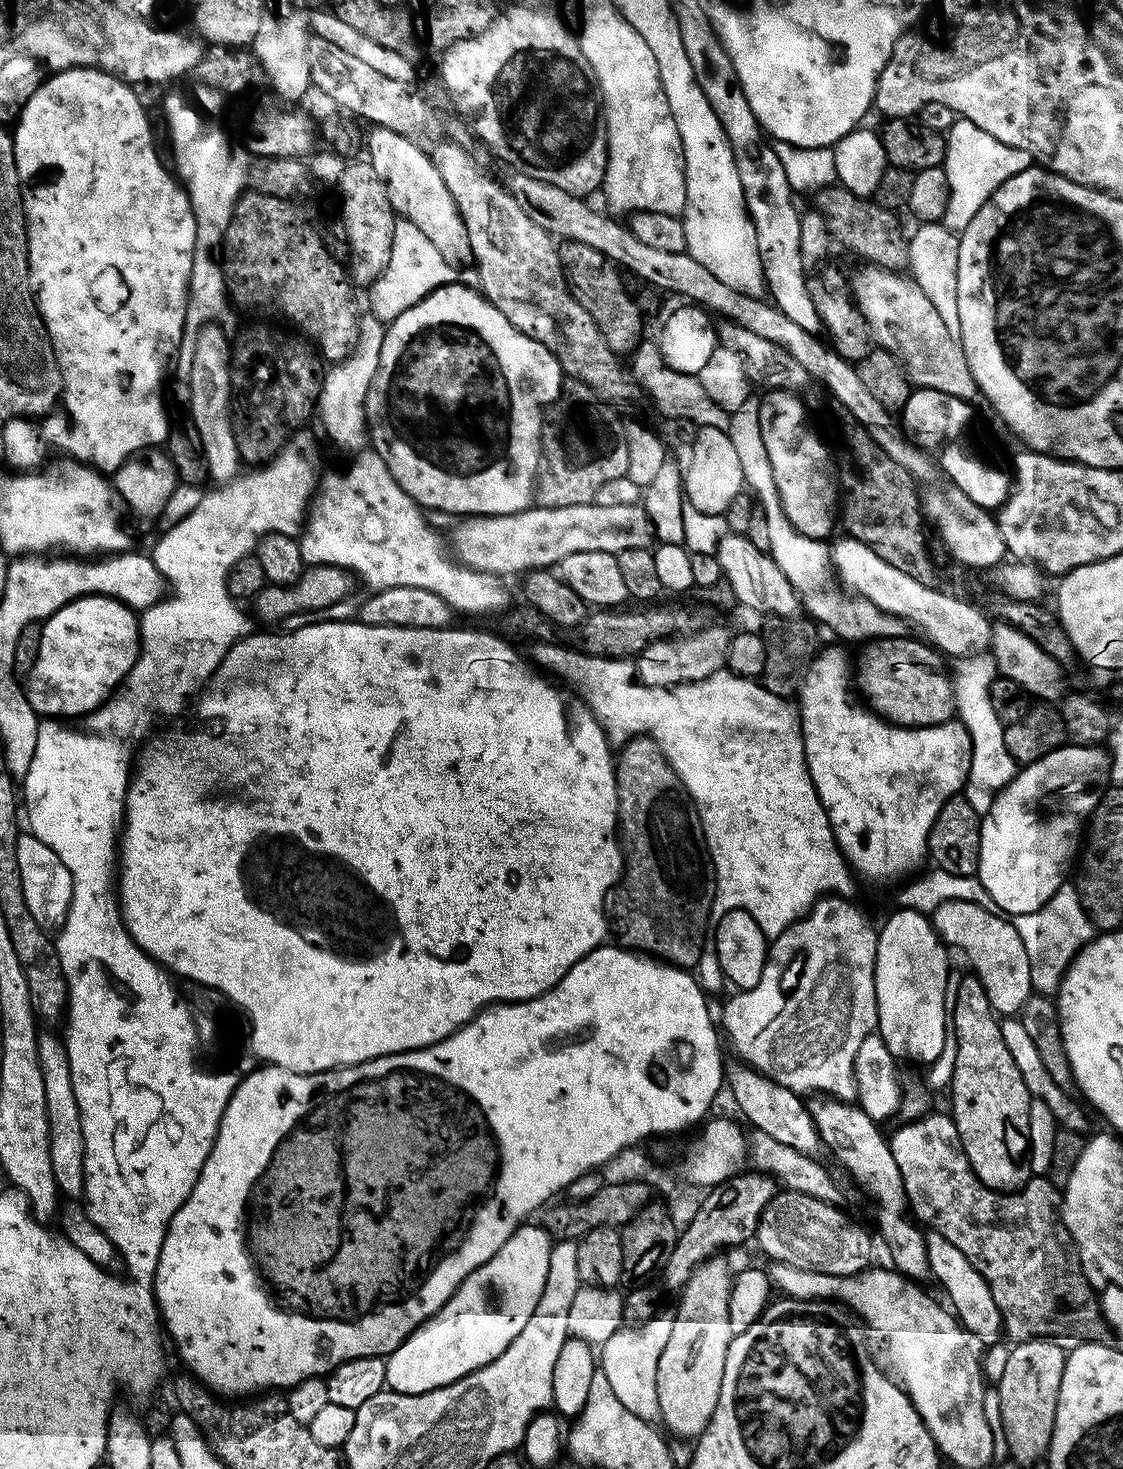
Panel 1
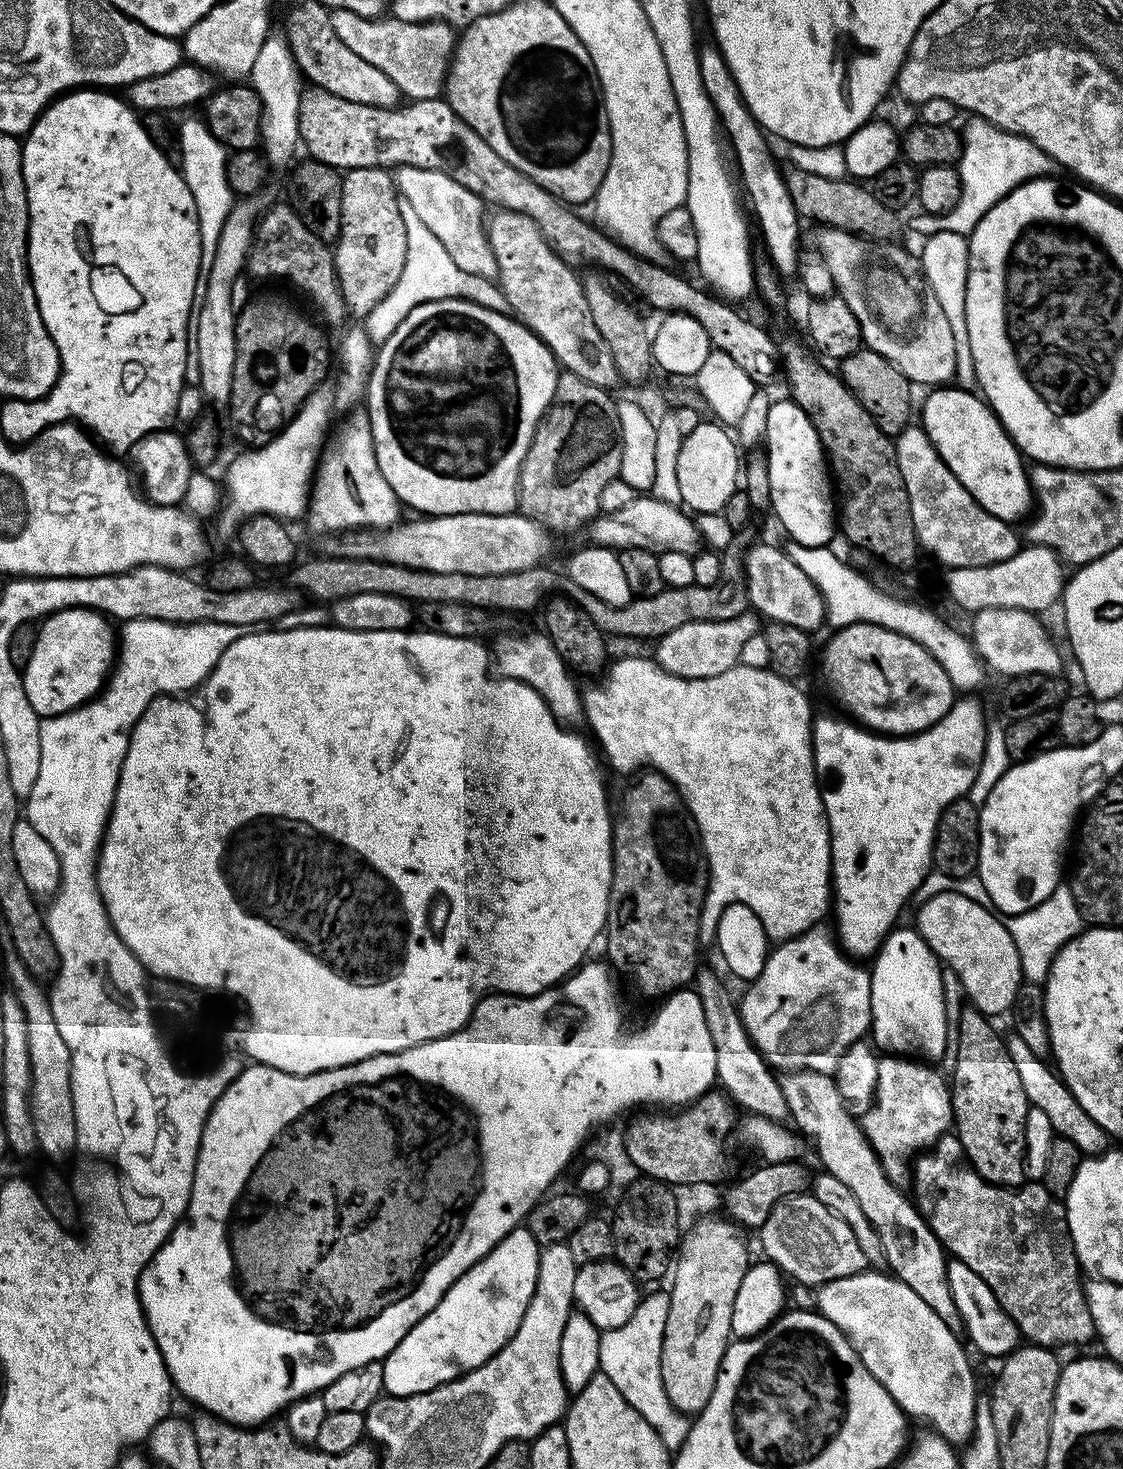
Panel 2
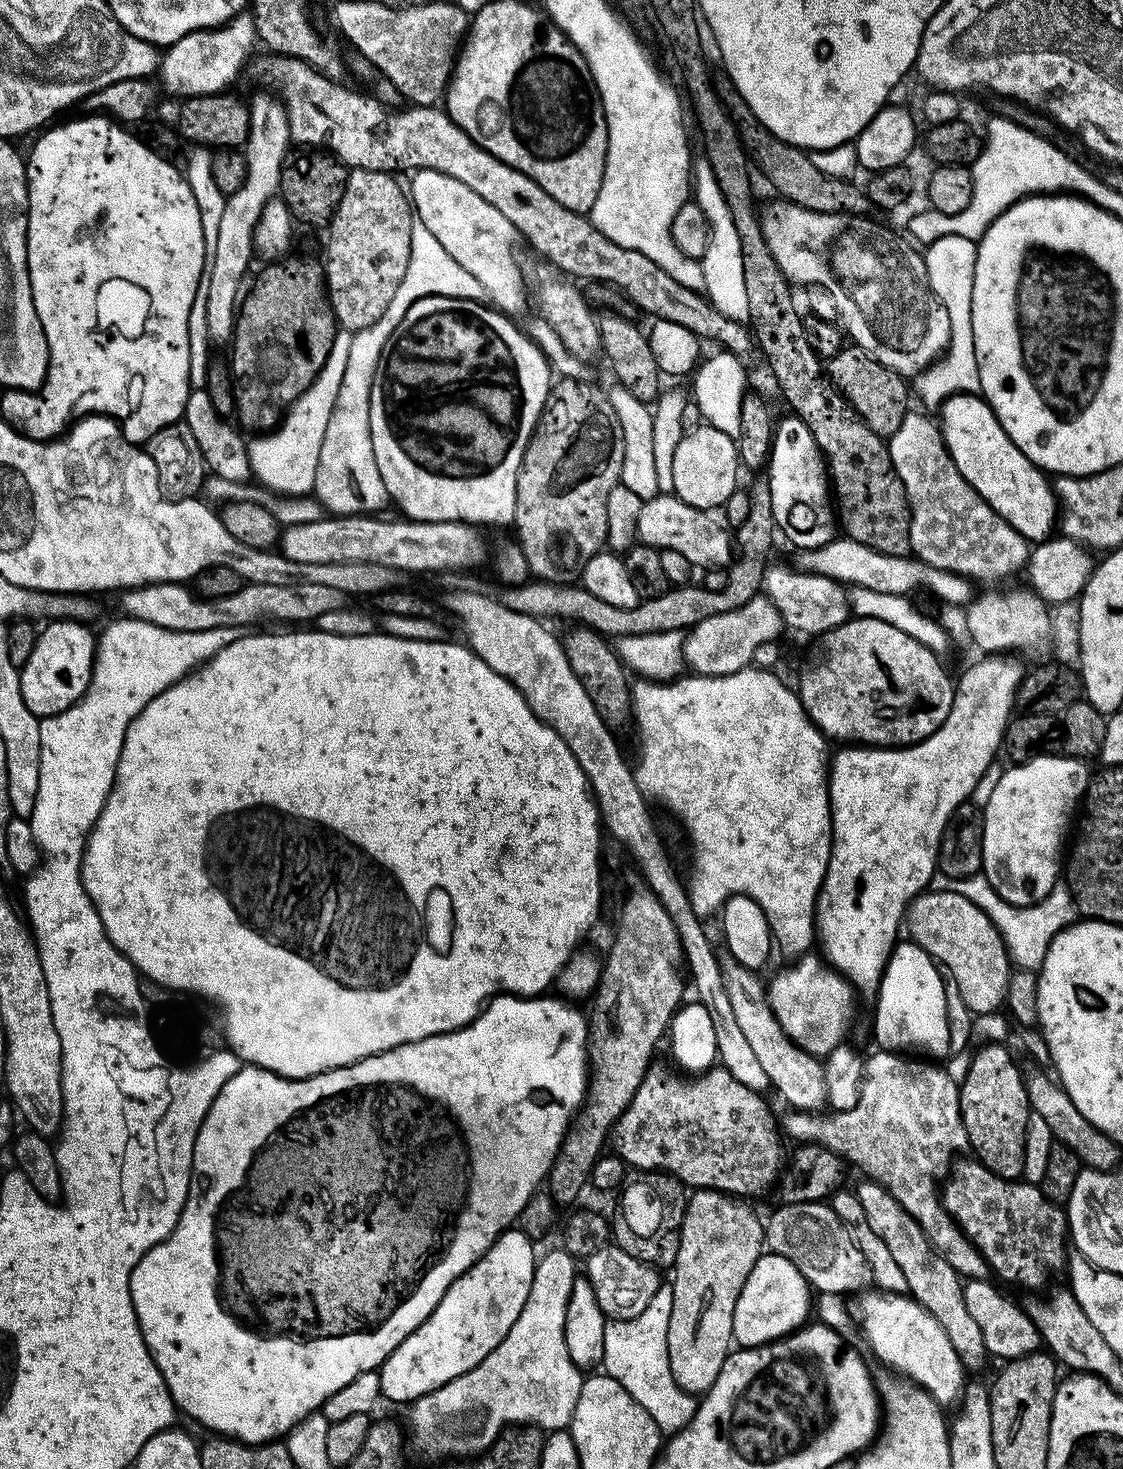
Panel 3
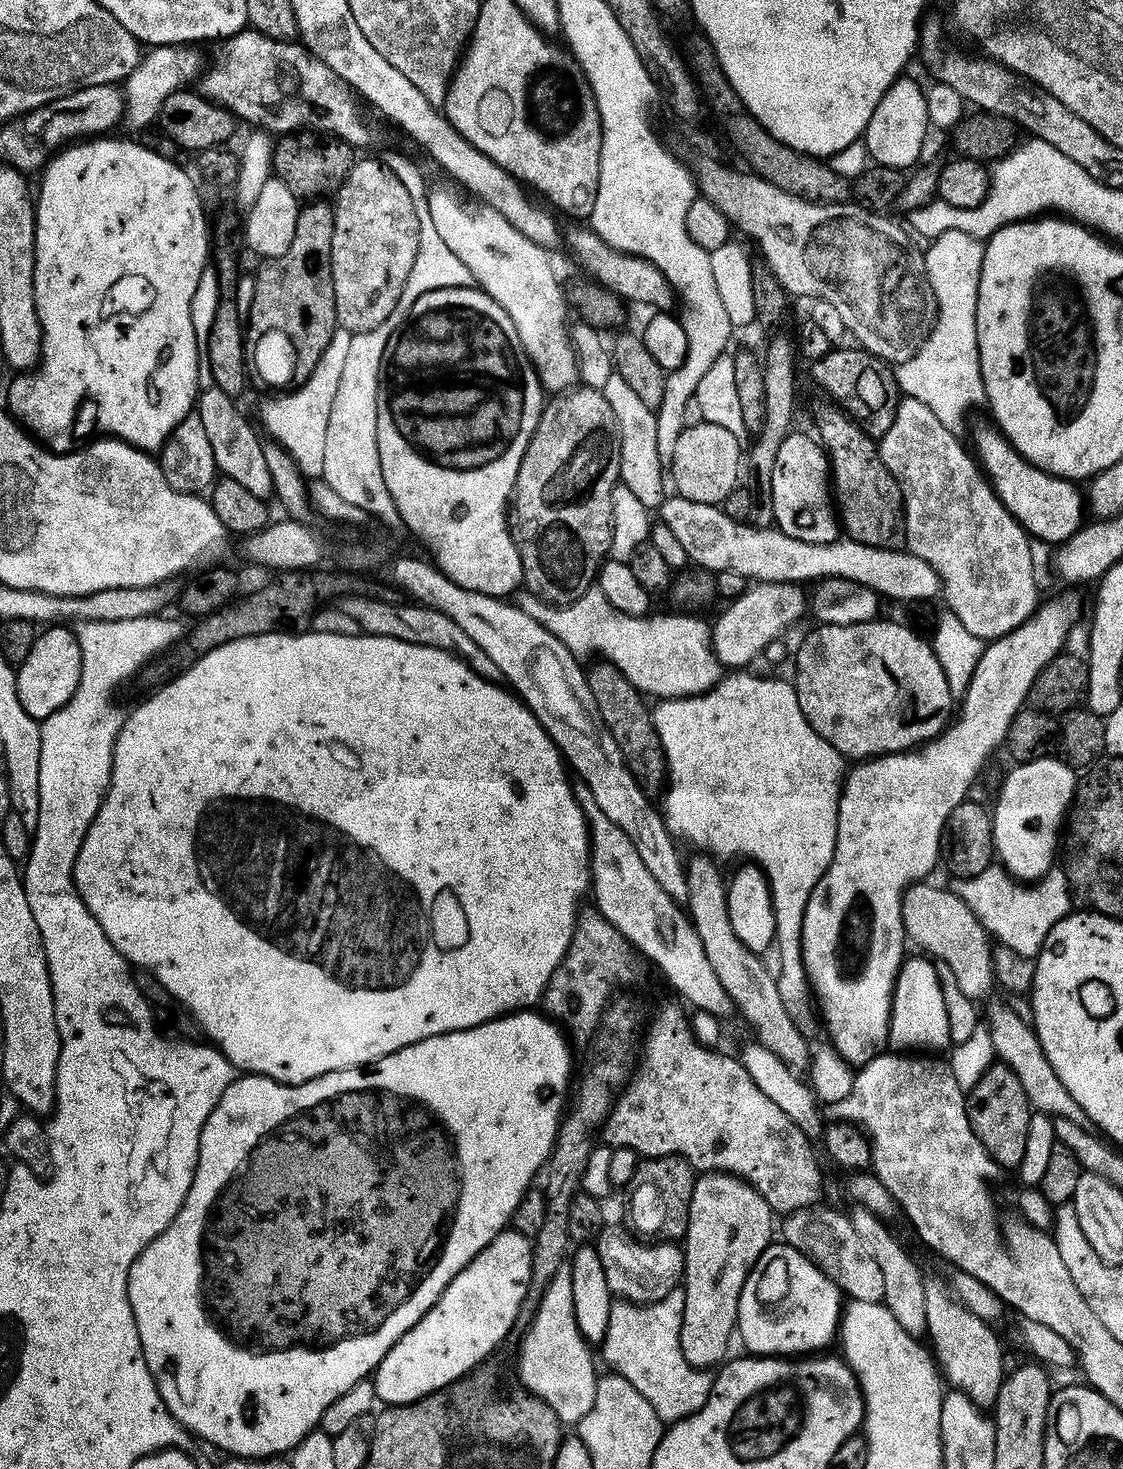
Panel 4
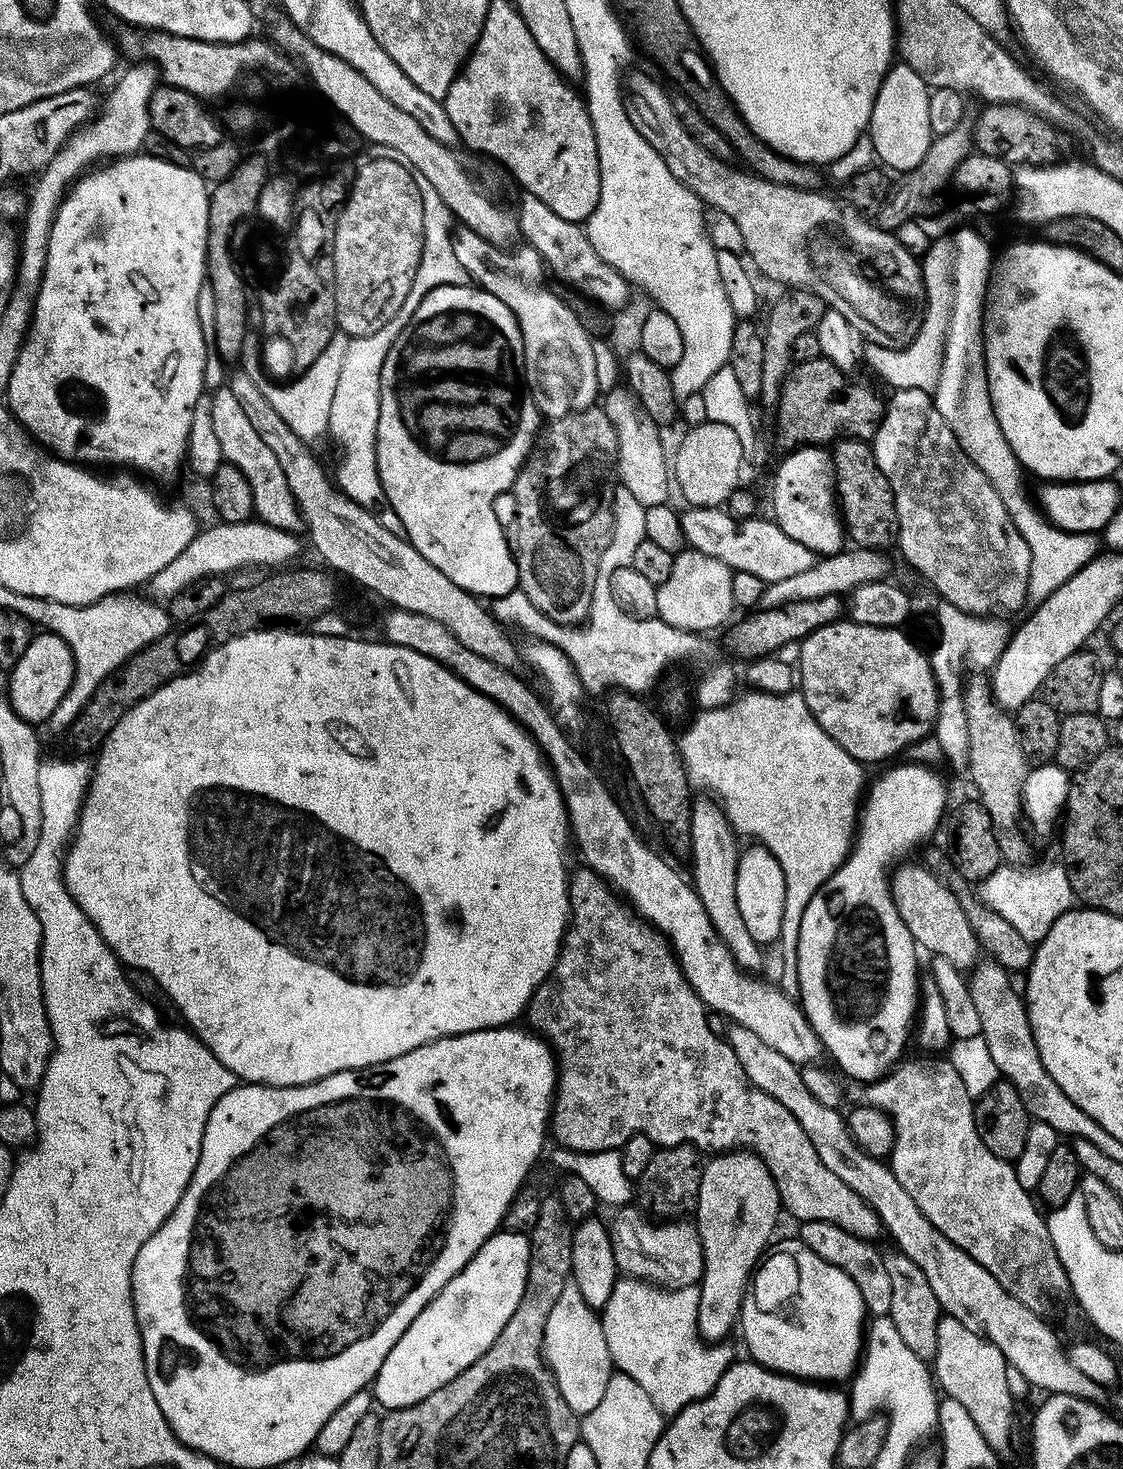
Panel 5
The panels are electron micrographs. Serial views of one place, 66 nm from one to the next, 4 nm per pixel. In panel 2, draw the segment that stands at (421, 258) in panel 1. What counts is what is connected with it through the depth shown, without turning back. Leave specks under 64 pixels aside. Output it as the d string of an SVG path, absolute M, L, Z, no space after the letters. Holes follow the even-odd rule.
M434 236L432 240L412 240L412 260L406 260L406 265L403 267L398 282L395 283L394 290L389 292L382 302L378 302L370 314L363 319L362 327L371 343L383 343L398 328L398 323L406 318L406 314L421 303L422 297L425 296L430 298L465 298L504 315L511 313L504 292L491 279L468 275L465 271L458 270L458 266L454 265L454 260L450 258L450 254L440 256L440 260L436 260L437 240L438 238ZM428 248L432 248L432 260L428 260L428 256L424 256L424 252L428 252ZM420 256L424 256L424 260L420 260ZM420 268L428 268L428 272L432 272L432 280L428 280L428 276L424 276L424 272L420 272ZM436 268L440 268L440 272L436 272ZM408 272L420 272L420 284L416 284L416 280L412 280L412 276L408 276Z

